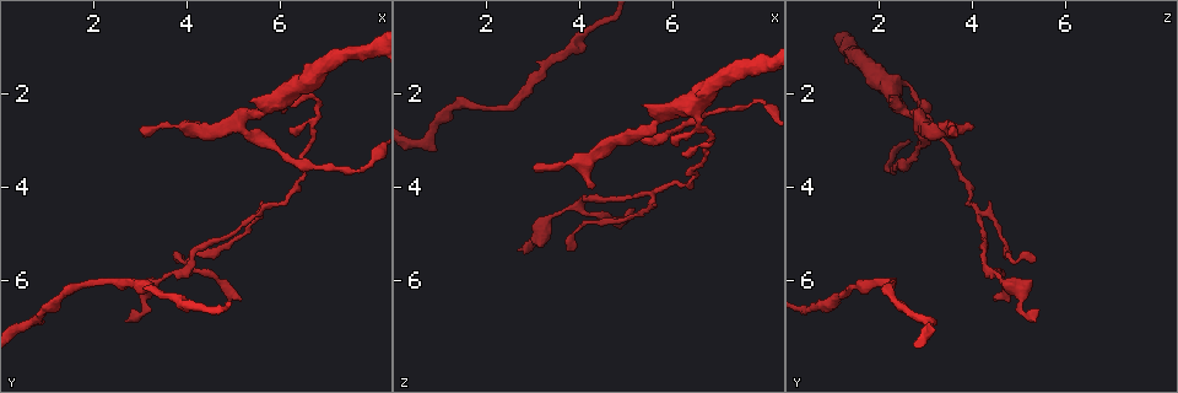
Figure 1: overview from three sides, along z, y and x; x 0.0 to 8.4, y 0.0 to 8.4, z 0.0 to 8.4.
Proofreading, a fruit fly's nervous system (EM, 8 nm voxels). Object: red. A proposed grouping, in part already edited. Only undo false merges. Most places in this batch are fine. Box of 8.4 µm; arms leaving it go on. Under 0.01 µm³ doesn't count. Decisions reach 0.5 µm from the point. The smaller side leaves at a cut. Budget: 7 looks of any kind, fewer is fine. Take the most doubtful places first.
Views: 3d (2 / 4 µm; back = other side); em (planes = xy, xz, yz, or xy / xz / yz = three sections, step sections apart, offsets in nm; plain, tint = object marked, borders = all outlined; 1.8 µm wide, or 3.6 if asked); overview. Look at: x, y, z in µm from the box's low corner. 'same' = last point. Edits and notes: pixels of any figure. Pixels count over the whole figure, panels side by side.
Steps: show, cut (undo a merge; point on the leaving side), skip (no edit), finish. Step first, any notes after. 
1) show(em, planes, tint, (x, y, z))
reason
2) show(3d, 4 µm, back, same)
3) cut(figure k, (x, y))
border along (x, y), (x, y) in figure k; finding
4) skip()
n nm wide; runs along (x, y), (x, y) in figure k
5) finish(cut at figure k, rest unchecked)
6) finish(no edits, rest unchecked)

show(em, xy, step 8, tint, (3.10, 6.55, 5.05))
calibre changes

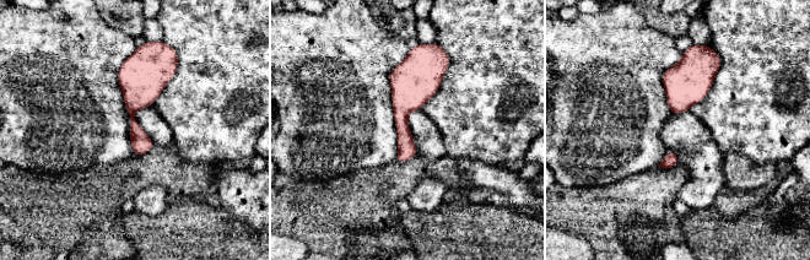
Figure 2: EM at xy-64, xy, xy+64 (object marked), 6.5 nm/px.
show(em, planes, borders, same)

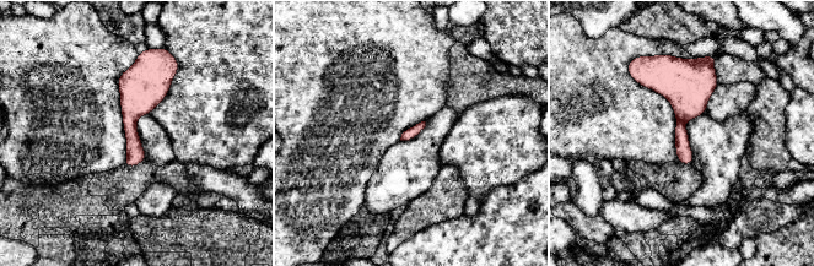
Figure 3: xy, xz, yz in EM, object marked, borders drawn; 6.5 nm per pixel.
skip()
one neuron here

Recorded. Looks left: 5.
show(3d, 4 µm, (5.65, 4.55, 4.15))

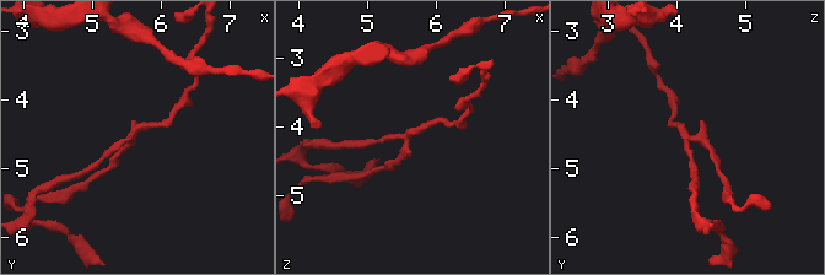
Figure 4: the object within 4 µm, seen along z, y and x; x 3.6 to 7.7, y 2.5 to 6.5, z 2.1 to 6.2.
show(em, planes, tint, (5.60, 4.50, 4.10))
3 arms; now the EM

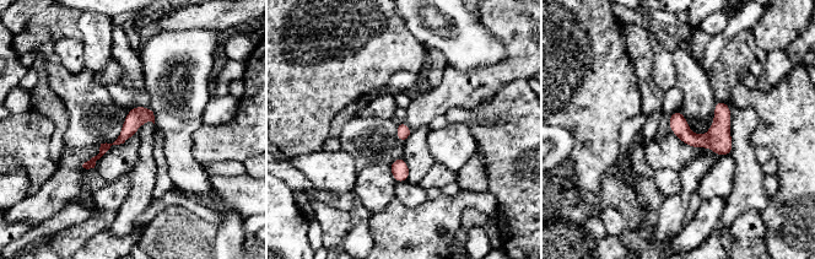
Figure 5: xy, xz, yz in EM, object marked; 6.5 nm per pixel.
skip()
100 nm wide; runs along (150, 114), (144, 114), (87, 165) in figure 5; all the same neuron

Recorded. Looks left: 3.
show(em, yz, step 8, tint, (5.05, 2.70, 2.90))
three-way junction

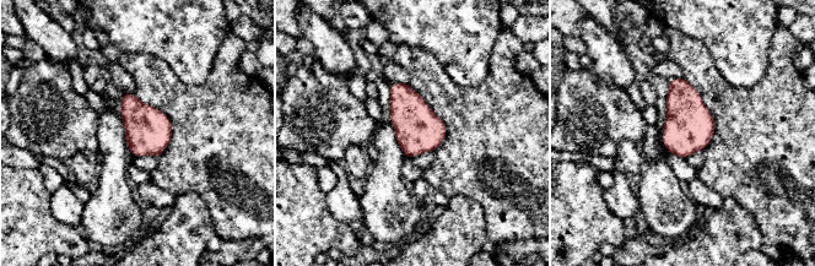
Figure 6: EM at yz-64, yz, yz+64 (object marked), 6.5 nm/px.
show(em, planes, borders, same)

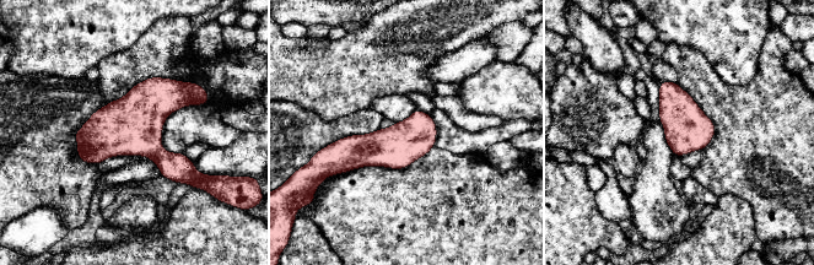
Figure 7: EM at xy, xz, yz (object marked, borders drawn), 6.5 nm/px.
skip()
all the same neuron

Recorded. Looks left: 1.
finish(no edits, rest unchecked)

